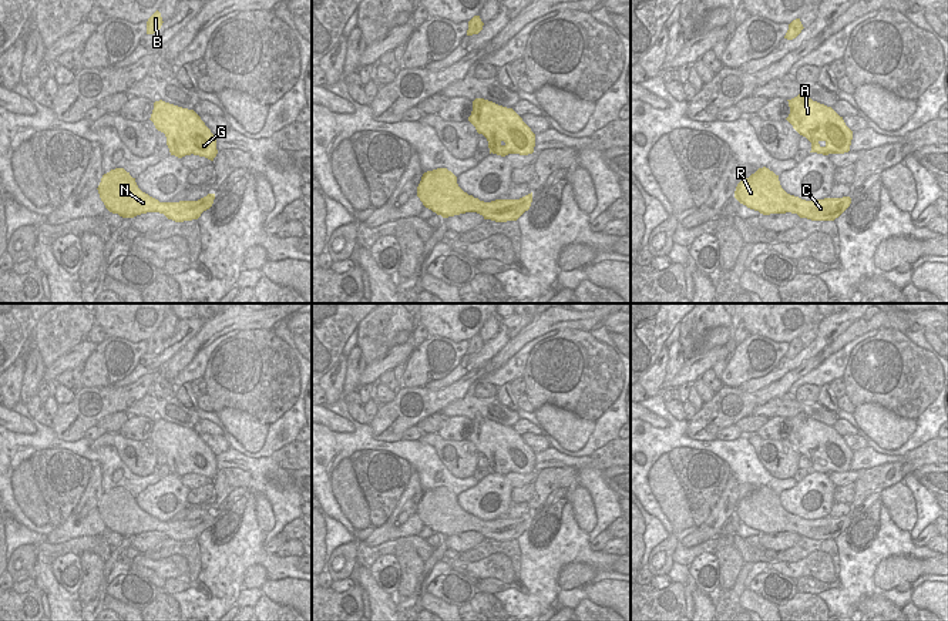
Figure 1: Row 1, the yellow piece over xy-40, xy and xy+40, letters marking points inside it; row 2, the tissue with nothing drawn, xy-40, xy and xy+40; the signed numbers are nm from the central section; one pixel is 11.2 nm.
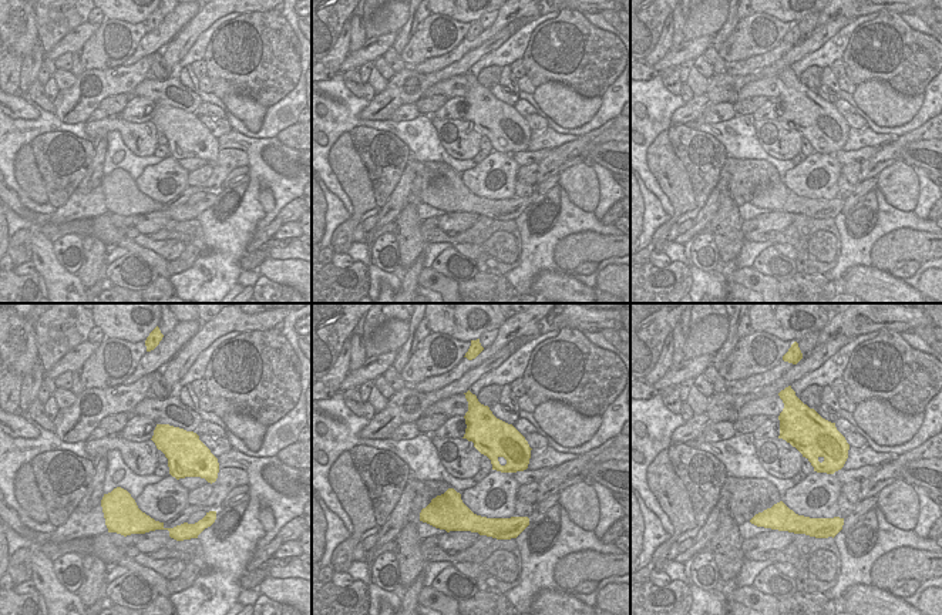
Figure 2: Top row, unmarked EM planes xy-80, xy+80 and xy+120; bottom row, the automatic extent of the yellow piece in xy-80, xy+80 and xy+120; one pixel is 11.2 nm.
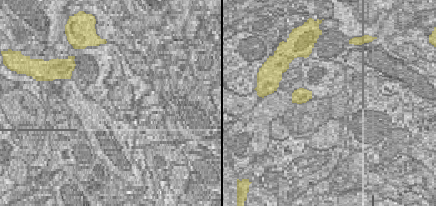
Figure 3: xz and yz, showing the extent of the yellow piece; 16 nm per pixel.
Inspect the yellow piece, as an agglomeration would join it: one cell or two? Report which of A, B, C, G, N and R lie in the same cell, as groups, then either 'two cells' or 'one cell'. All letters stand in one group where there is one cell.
A B C G N R | one cell

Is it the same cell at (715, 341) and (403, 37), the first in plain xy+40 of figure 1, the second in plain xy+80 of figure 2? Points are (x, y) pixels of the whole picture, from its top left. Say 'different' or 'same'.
different

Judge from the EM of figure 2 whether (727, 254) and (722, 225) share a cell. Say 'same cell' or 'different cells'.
same cell

